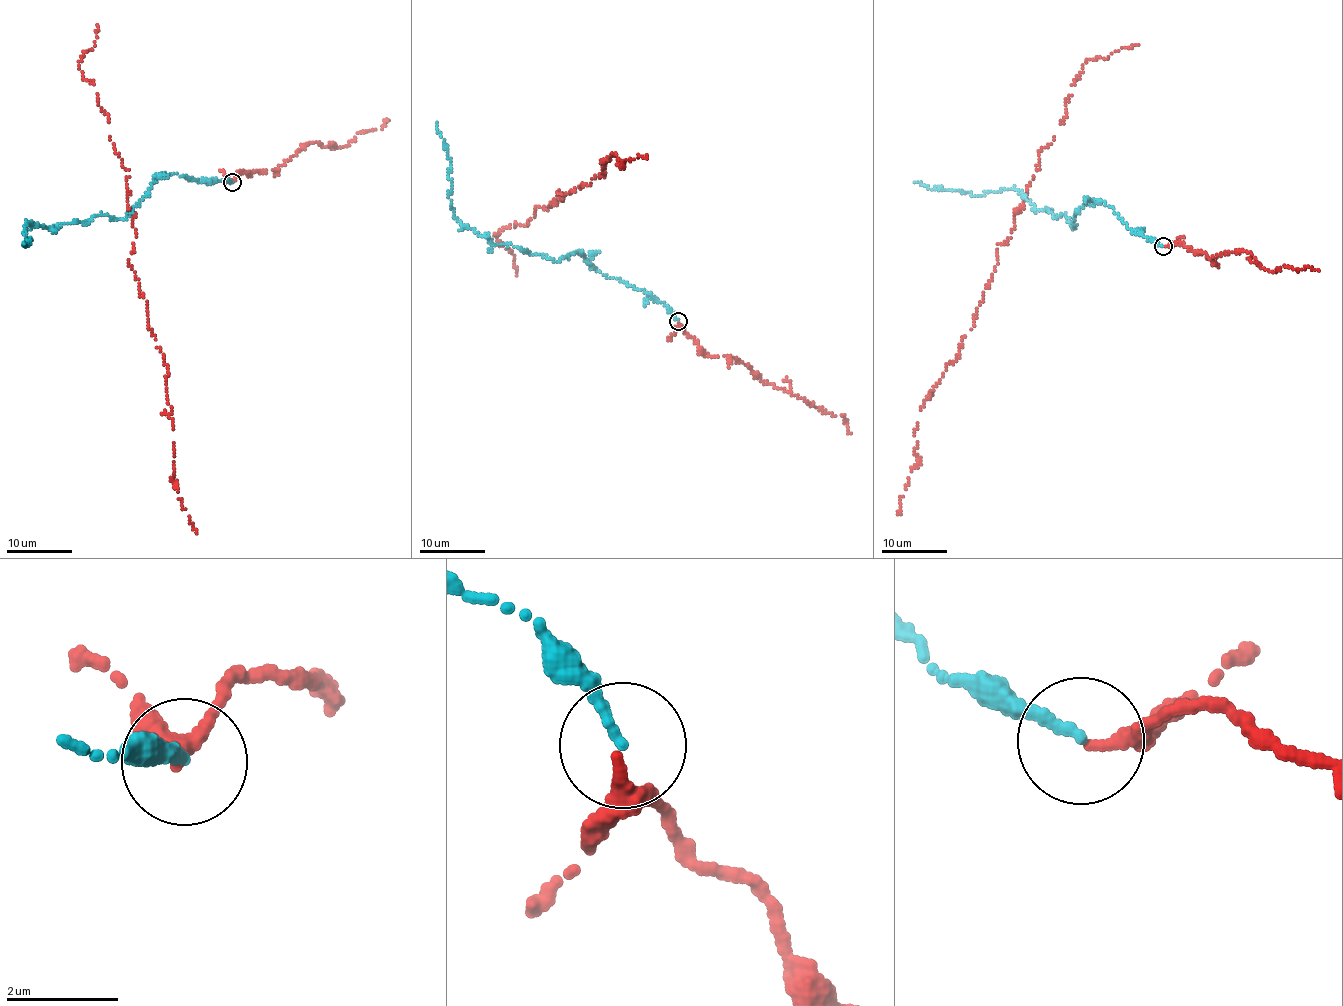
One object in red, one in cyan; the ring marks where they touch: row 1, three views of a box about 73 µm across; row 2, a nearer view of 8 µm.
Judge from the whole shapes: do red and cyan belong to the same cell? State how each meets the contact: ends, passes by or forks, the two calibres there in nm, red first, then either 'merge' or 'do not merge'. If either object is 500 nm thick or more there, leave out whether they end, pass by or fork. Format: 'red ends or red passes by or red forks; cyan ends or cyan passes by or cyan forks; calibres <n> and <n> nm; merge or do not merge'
red passes by; cyan ends; calibres 190 and 190 nm; merge

